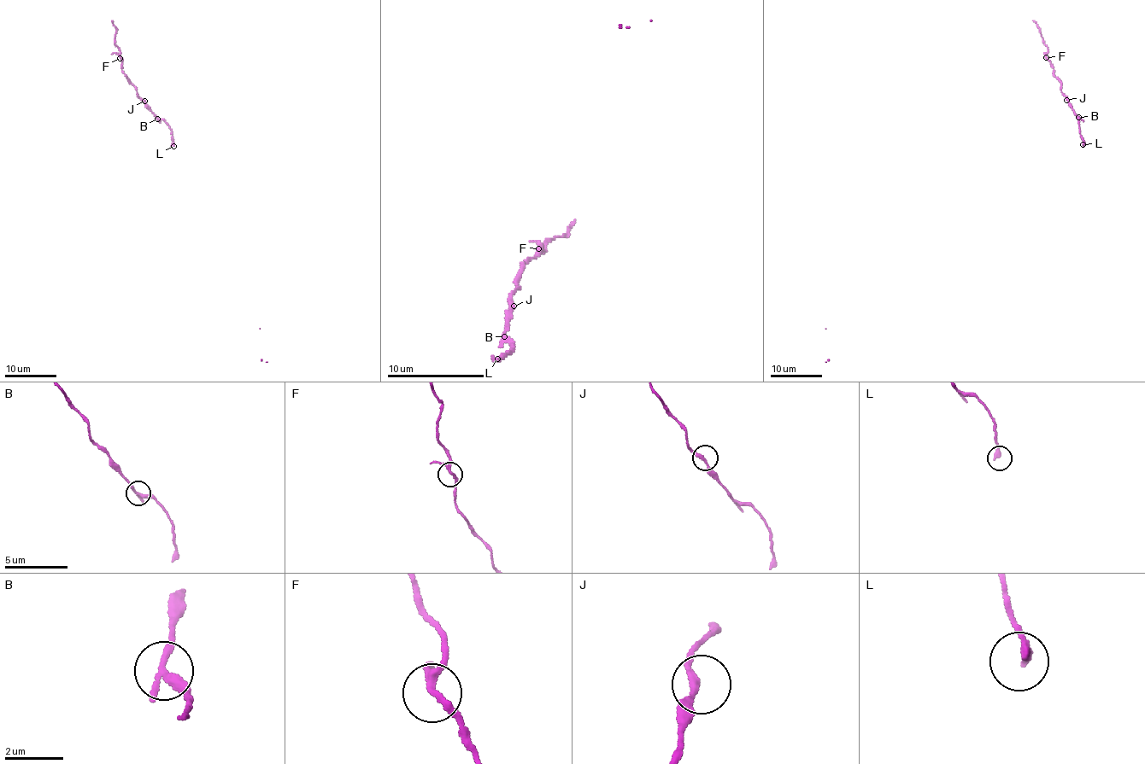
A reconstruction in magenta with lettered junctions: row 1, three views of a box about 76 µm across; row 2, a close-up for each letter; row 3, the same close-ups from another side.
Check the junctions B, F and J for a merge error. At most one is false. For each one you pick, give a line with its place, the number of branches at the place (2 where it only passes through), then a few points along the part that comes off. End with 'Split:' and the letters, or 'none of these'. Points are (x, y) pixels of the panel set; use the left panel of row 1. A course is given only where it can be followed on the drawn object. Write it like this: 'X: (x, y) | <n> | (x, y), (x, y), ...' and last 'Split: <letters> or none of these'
B: (157, 119) | 3 | (158, 119), (167, 124), (173, 131), (171, 147)
Split: B

